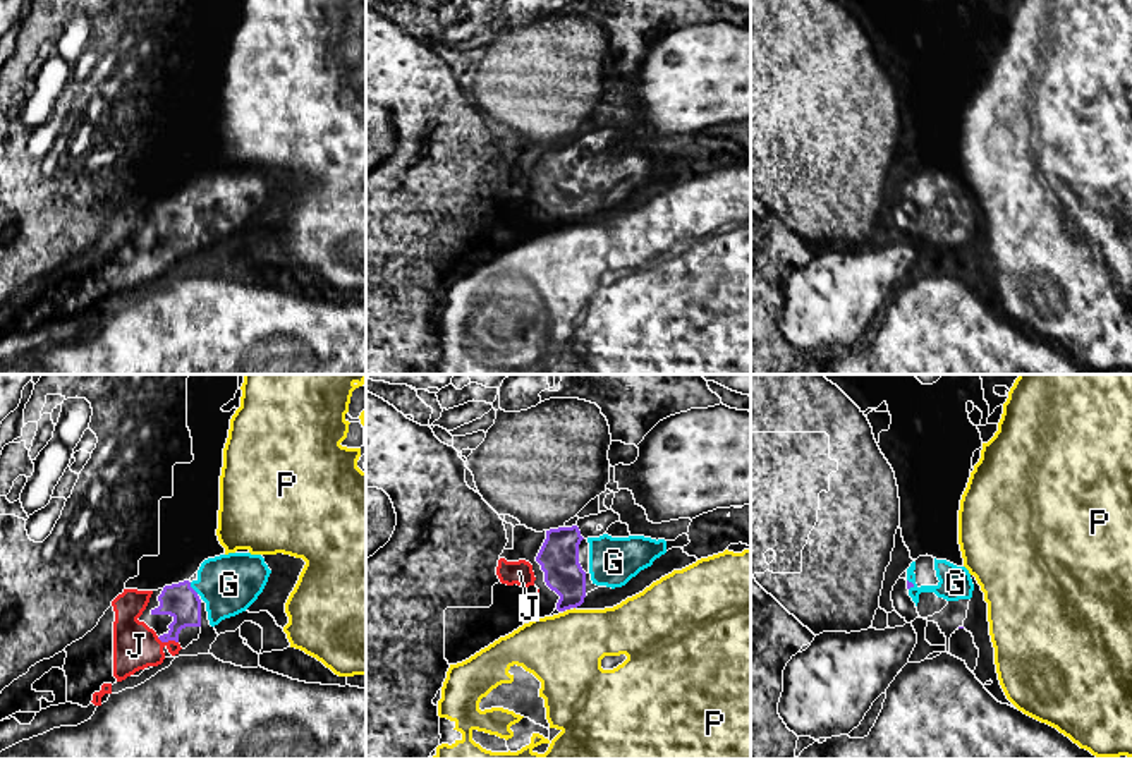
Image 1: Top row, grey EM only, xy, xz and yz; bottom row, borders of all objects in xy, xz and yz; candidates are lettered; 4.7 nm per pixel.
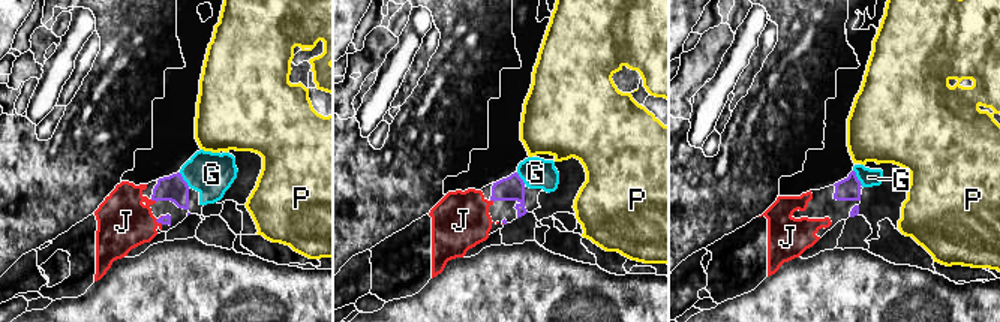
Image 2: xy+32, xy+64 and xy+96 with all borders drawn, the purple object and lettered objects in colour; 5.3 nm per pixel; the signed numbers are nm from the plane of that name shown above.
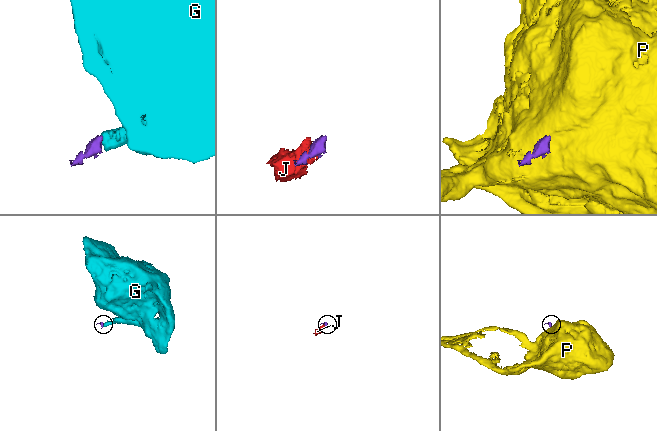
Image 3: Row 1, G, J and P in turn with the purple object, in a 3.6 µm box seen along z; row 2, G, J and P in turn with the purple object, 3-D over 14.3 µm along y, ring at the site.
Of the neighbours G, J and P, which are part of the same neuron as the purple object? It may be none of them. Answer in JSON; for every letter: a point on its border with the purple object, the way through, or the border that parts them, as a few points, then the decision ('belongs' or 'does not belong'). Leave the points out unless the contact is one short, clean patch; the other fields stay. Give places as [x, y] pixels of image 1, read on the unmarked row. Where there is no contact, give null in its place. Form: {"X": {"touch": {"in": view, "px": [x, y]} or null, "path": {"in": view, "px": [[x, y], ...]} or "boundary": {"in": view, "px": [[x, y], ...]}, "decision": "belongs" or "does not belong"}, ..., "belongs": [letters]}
{"G": {"touch": {"in": "xy", "px": [191, 203]}, "decision": "belongs"}, "J": {"touch": {"in": "xy", "px": [167, 256]}, "decision": "belongs"}, "P": {"touch": null, "decision": "does not belong"}, "belongs": ["G", "J"]}

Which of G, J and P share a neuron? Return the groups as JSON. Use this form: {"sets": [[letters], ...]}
{"sets": [["G", "J"], ["P"]]}

